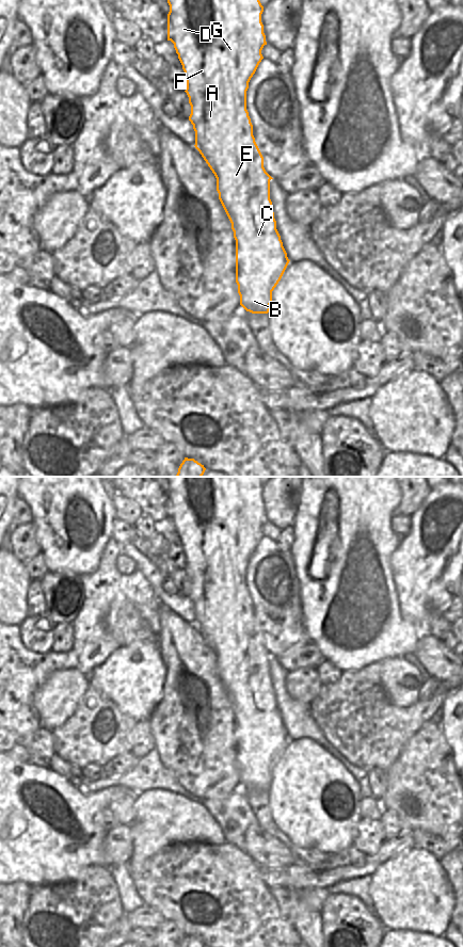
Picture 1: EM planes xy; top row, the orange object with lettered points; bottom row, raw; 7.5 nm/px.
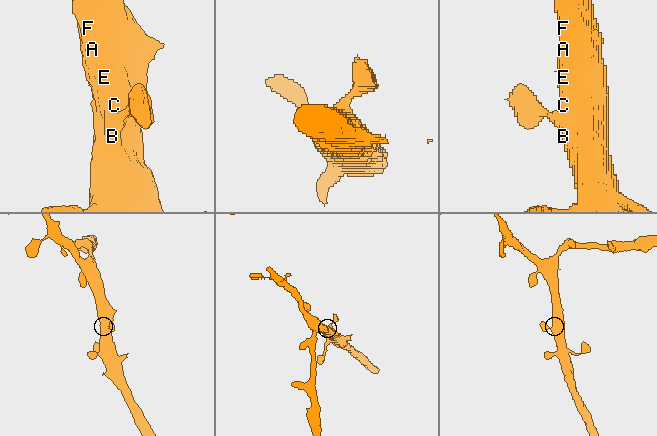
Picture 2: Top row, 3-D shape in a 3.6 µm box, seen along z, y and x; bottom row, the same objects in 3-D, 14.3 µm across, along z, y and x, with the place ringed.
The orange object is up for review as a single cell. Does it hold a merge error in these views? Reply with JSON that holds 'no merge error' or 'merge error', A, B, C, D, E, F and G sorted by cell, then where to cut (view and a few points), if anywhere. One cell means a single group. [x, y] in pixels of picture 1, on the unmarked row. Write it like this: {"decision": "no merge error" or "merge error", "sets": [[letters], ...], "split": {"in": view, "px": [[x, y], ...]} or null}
{"decision": "no merge error", "sets": [["A", "B", "C", "D", "E", "F", "G"]], "split": null}

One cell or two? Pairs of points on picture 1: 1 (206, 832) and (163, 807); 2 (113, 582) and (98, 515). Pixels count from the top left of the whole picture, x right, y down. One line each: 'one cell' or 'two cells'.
1: one cell
2: two cells

